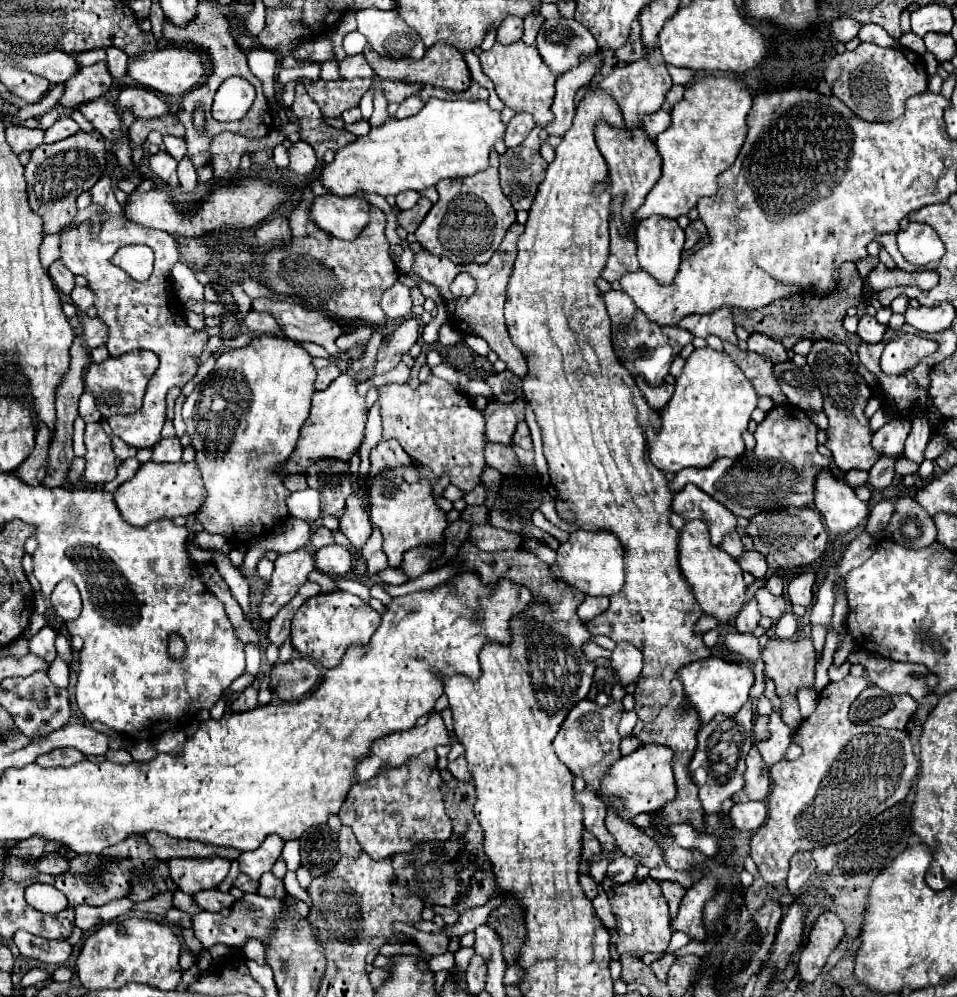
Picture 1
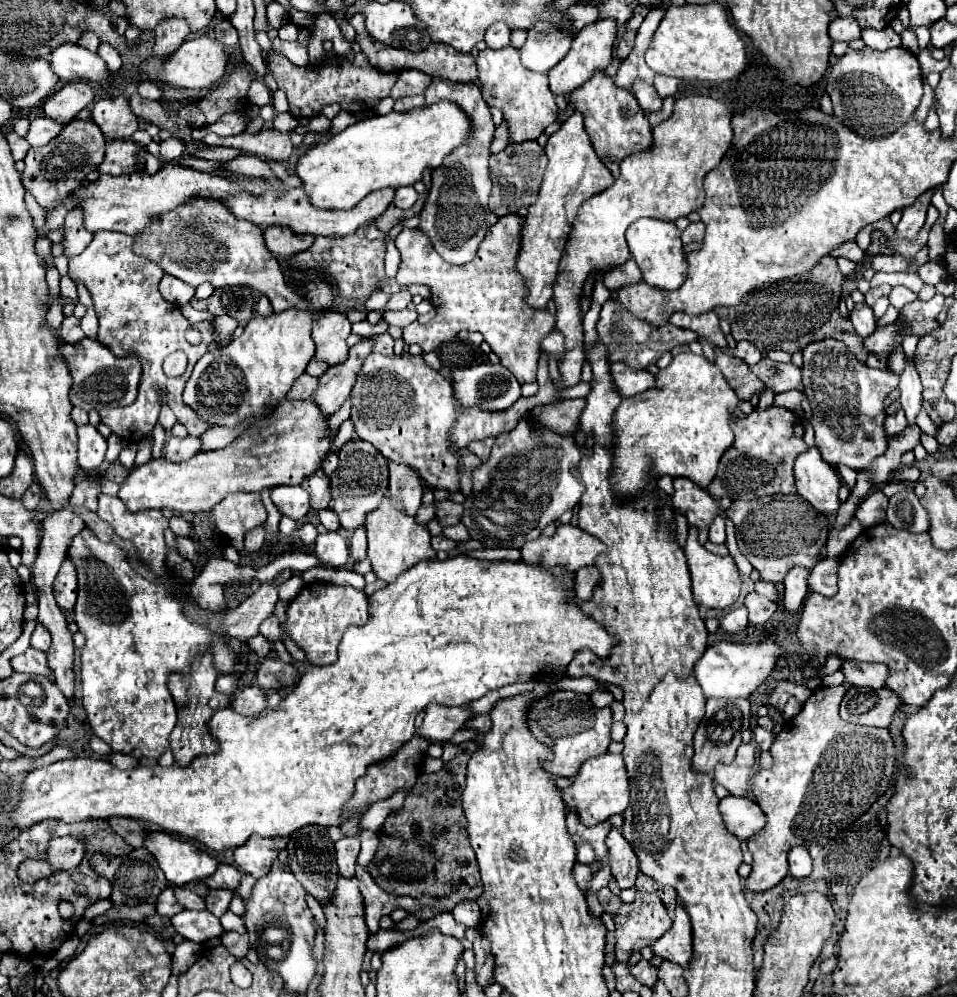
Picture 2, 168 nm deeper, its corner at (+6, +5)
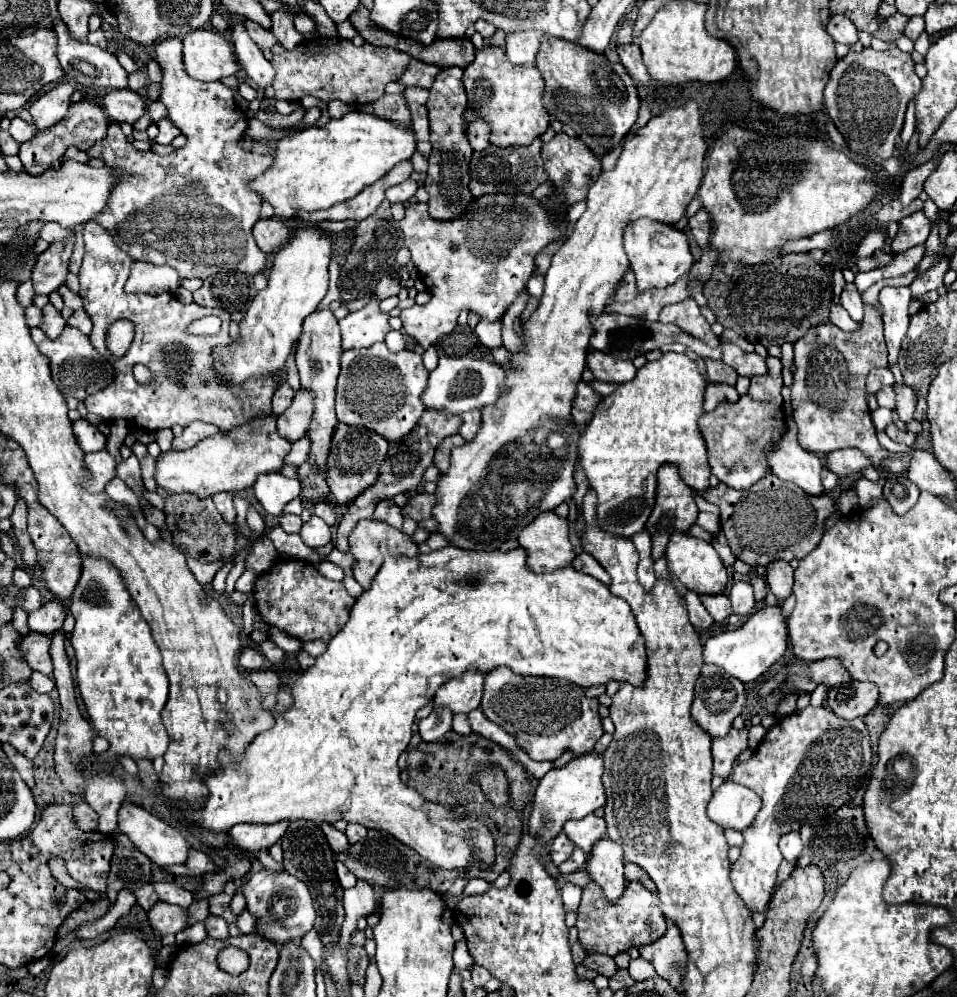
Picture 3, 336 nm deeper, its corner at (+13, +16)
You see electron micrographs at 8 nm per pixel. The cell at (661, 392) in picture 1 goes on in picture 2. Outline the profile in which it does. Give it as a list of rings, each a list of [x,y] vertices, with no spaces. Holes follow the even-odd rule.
[[[611,363],[611,377],[621,397],[633,397],[653,387],[655,377],[645,369],[633,369],[625,363]]]

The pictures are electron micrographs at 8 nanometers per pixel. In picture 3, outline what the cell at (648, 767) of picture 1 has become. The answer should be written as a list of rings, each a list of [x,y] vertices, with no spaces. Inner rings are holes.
[[[590,752],[570,760],[562,768],[552,768],[538,784],[534,792],[534,804],[528,820],[528,830],[534,836],[540,836],[546,844],[562,832],[566,820],[578,820],[606,804],[606,790],[602,788],[602,756]]]

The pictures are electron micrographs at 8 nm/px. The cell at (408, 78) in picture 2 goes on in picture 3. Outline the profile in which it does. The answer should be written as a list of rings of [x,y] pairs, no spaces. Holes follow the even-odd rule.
[[[410,60],[410,64],[406,66],[406,72],[402,72],[402,76],[396,80],[402,86],[420,86],[420,88],[430,88],[430,84],[434,82],[434,76],[438,74],[440,68],[432,66],[432,64],[424,64],[420,60]]]

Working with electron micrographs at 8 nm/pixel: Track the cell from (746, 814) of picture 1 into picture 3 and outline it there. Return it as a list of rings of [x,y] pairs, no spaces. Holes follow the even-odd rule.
[[[726,780],[708,804],[708,816],[722,828],[746,830],[760,810],[760,798],[746,786]]]

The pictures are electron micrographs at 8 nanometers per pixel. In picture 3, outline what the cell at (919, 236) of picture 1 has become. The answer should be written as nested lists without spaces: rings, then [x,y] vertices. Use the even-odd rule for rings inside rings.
[[[926,162],[920,168],[912,168],[904,174],[904,180],[900,186],[900,198],[898,198],[902,208],[910,206],[910,202],[920,196],[920,192],[924,190],[924,180],[934,172],[934,168],[936,168],[934,162]]]

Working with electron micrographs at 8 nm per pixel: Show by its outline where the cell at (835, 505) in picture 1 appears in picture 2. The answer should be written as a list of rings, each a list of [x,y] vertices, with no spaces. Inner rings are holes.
[[[809,447],[797,455],[793,475],[797,493],[803,499],[807,499],[813,507],[817,507],[817,511],[829,517],[837,513],[841,505],[837,497],[841,481],[835,469],[829,463],[821,461],[821,455],[815,447]]]

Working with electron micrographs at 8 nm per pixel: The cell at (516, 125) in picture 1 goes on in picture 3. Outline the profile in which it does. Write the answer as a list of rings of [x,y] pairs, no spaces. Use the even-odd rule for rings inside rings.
[[[474,120],[468,124],[468,136],[474,150],[484,150],[490,144],[490,124],[484,120]]]

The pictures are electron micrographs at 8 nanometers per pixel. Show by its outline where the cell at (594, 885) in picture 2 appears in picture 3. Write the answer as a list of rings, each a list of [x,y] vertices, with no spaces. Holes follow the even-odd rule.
[[[562,882],[560,888],[562,888],[562,900],[564,900],[566,910],[576,910],[578,904],[580,904],[582,888],[576,886],[576,884],[572,884],[572,882]]]

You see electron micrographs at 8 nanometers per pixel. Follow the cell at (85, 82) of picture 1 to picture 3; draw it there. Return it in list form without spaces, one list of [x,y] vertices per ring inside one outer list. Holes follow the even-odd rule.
[[[62,82],[56,88],[52,88],[50,92],[46,92],[44,96],[40,96],[28,110],[32,114],[34,124],[38,126],[38,130],[44,130],[48,126],[58,124],[60,120],[66,118],[68,108],[70,108],[70,98],[74,94],[76,86],[70,82]]]

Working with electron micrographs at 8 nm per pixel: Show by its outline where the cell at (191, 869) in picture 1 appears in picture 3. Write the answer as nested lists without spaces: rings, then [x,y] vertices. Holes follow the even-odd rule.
[[[122,802],[122,808],[118,812],[118,830],[122,834],[126,834],[140,852],[146,852],[146,856],[154,864],[158,864],[160,868],[168,868],[168,866],[174,866],[174,864],[184,864],[188,860],[190,844],[186,842],[186,838],[176,828],[172,828],[170,824],[166,824],[164,820],[160,820],[158,816],[146,812],[144,808],[140,808],[136,804]]]

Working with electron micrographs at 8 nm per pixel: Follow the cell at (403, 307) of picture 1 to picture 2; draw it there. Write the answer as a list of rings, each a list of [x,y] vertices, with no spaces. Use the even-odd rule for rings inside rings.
[[[373,293],[367,301],[365,301],[365,313],[369,313],[369,311],[379,311],[379,309],[383,309],[385,305],[387,305],[387,301],[389,301],[389,295],[385,295],[385,293]]]

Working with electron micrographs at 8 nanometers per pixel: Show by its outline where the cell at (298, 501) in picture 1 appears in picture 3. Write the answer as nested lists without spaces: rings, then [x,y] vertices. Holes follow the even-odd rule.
[[[280,472],[262,474],[254,484],[254,496],[268,514],[280,516],[282,508],[300,496],[300,482],[296,478],[286,478]]]

